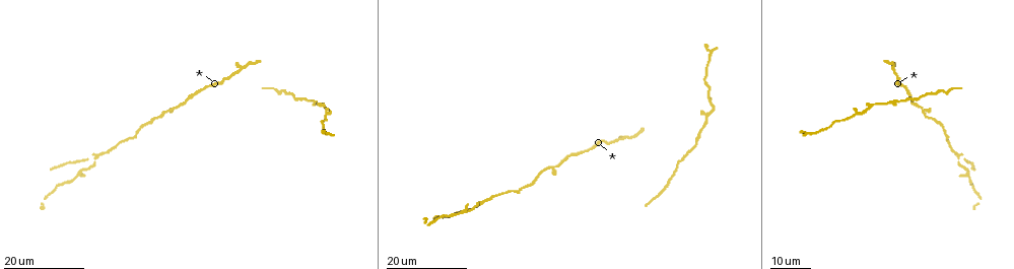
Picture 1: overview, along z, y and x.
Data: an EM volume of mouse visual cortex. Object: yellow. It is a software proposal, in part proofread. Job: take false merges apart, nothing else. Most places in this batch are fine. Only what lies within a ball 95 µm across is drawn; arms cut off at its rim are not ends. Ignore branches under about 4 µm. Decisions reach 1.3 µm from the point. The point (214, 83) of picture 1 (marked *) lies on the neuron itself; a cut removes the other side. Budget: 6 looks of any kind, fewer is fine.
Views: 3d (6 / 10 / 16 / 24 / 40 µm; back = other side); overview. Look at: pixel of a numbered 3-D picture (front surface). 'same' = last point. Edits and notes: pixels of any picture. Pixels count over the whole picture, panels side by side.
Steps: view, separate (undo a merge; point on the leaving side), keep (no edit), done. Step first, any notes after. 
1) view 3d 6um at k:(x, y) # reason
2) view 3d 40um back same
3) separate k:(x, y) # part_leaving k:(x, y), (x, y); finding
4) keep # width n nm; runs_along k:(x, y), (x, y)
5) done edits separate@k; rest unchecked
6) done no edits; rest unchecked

view 3d 24um at 1:(555, 167) # a narrow waist

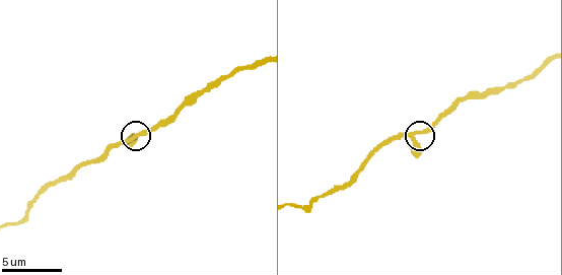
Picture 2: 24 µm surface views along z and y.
view 3d 10um at 2:(136, 137)

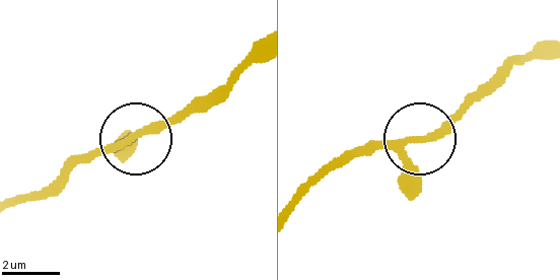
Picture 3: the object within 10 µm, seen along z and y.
keep # arms 3; runs_along 3:(543, 44), (426, 134), (356, 146); all the same neuron

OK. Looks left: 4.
view 3d 10um at 2:(35, 197) # thin neck

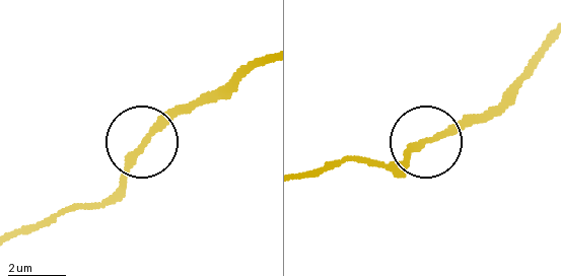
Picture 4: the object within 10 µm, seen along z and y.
view 3d 6um at 4:(429, 139)

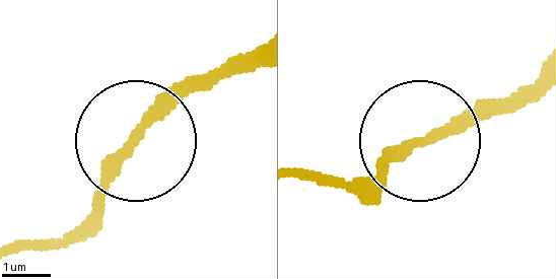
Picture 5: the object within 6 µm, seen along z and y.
keep # width 210 nm; runs_along 5:(540, 78), (414, 143), (362, 195); one neuron here

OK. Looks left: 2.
view 3d 16um at 1:(448, 214) # a narrow waist

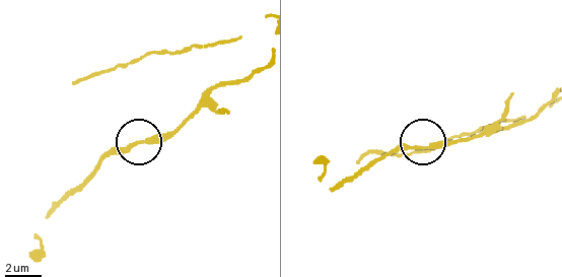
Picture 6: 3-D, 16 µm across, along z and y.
view 3d 10um at 6:(137, 141)

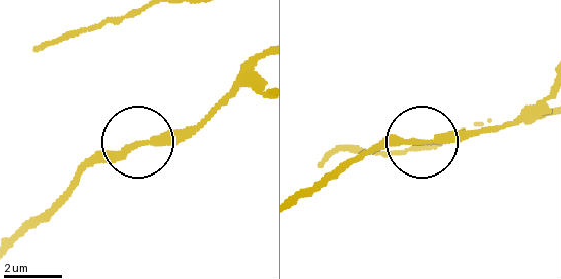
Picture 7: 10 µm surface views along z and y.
keep # runs_along 7:(262, 59), (189, 127), (101, 155), (82, 172); continuous, no second neuron

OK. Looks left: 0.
done no edits; rest unchecked

